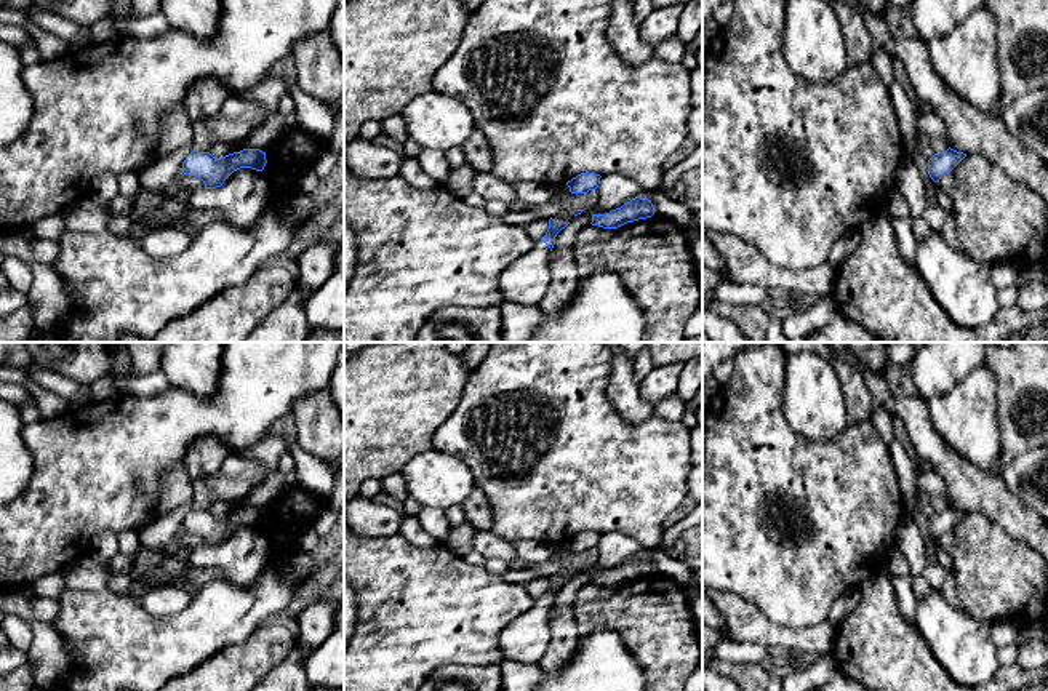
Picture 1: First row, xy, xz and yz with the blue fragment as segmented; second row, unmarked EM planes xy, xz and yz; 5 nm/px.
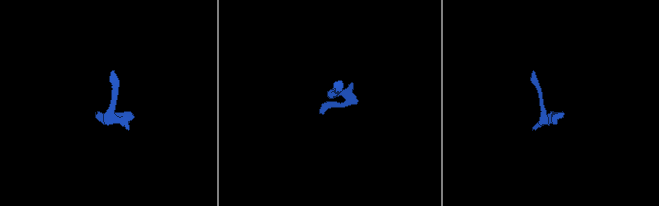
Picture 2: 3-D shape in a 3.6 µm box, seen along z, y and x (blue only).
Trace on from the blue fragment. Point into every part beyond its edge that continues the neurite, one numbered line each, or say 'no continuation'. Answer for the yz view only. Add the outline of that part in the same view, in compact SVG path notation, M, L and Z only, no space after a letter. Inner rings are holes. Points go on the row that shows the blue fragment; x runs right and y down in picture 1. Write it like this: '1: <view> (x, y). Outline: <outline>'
no continuation

